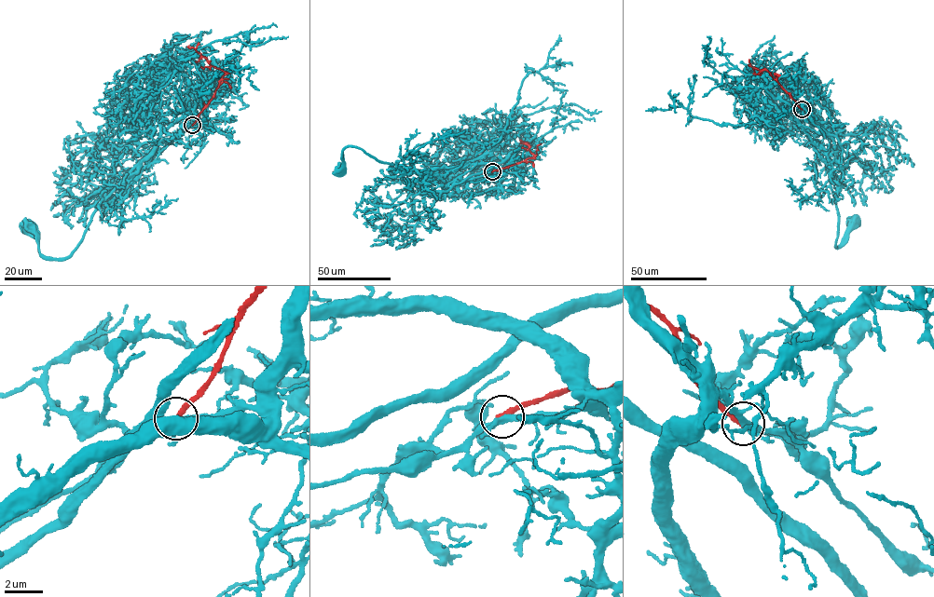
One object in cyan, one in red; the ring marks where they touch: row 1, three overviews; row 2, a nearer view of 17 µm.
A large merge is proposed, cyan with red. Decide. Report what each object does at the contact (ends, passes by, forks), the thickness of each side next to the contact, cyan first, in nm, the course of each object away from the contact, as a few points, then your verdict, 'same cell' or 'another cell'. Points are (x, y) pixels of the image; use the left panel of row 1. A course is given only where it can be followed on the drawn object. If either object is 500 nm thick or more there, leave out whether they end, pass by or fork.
cyan forks; red ends; calibres 280 and 280 nm; course cyan (192, 125), (200, 125), (157, 142), (130, 169), (95, 211), (73, 253), (48, 260), (28, 226); course red (192, 125), (209, 102), (225, 73), (211, 65), (189, 46); another cell

